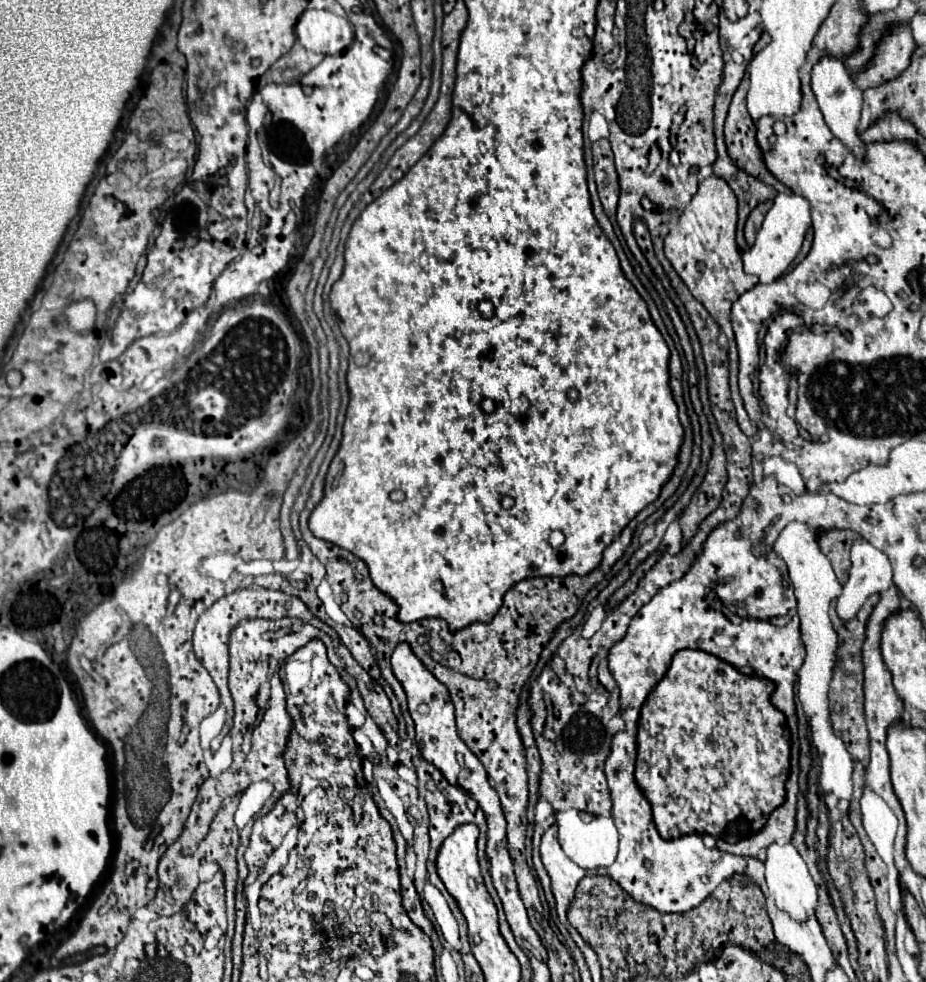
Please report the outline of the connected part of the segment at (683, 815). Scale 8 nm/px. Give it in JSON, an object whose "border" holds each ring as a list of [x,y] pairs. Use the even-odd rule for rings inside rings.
{"border":[[[682,649],[674,655],[670,669],[666,671],[664,679],[652,689],[652,693],[648,695],[642,713],[640,713],[640,727],[638,727],[638,759],[636,759],[636,783],[642,789],[642,793],[646,795],[646,799],[652,805],[654,811],[654,821],[658,827],[658,833],[662,839],[678,839],[682,835],[690,835],[690,833],[698,833],[698,835],[714,835],[718,839],[724,839],[728,843],[738,843],[742,839],[748,839],[750,835],[758,833],[766,821],[768,815],[780,807],[786,799],[786,789],[784,783],[790,775],[790,729],[786,723],[784,713],[780,713],[772,701],[770,695],[774,691],[774,683],[768,679],[758,679],[758,677],[750,677],[740,673],[736,667],[732,667],[730,663],[704,653],[704,651],[694,651],[694,649]]]}

